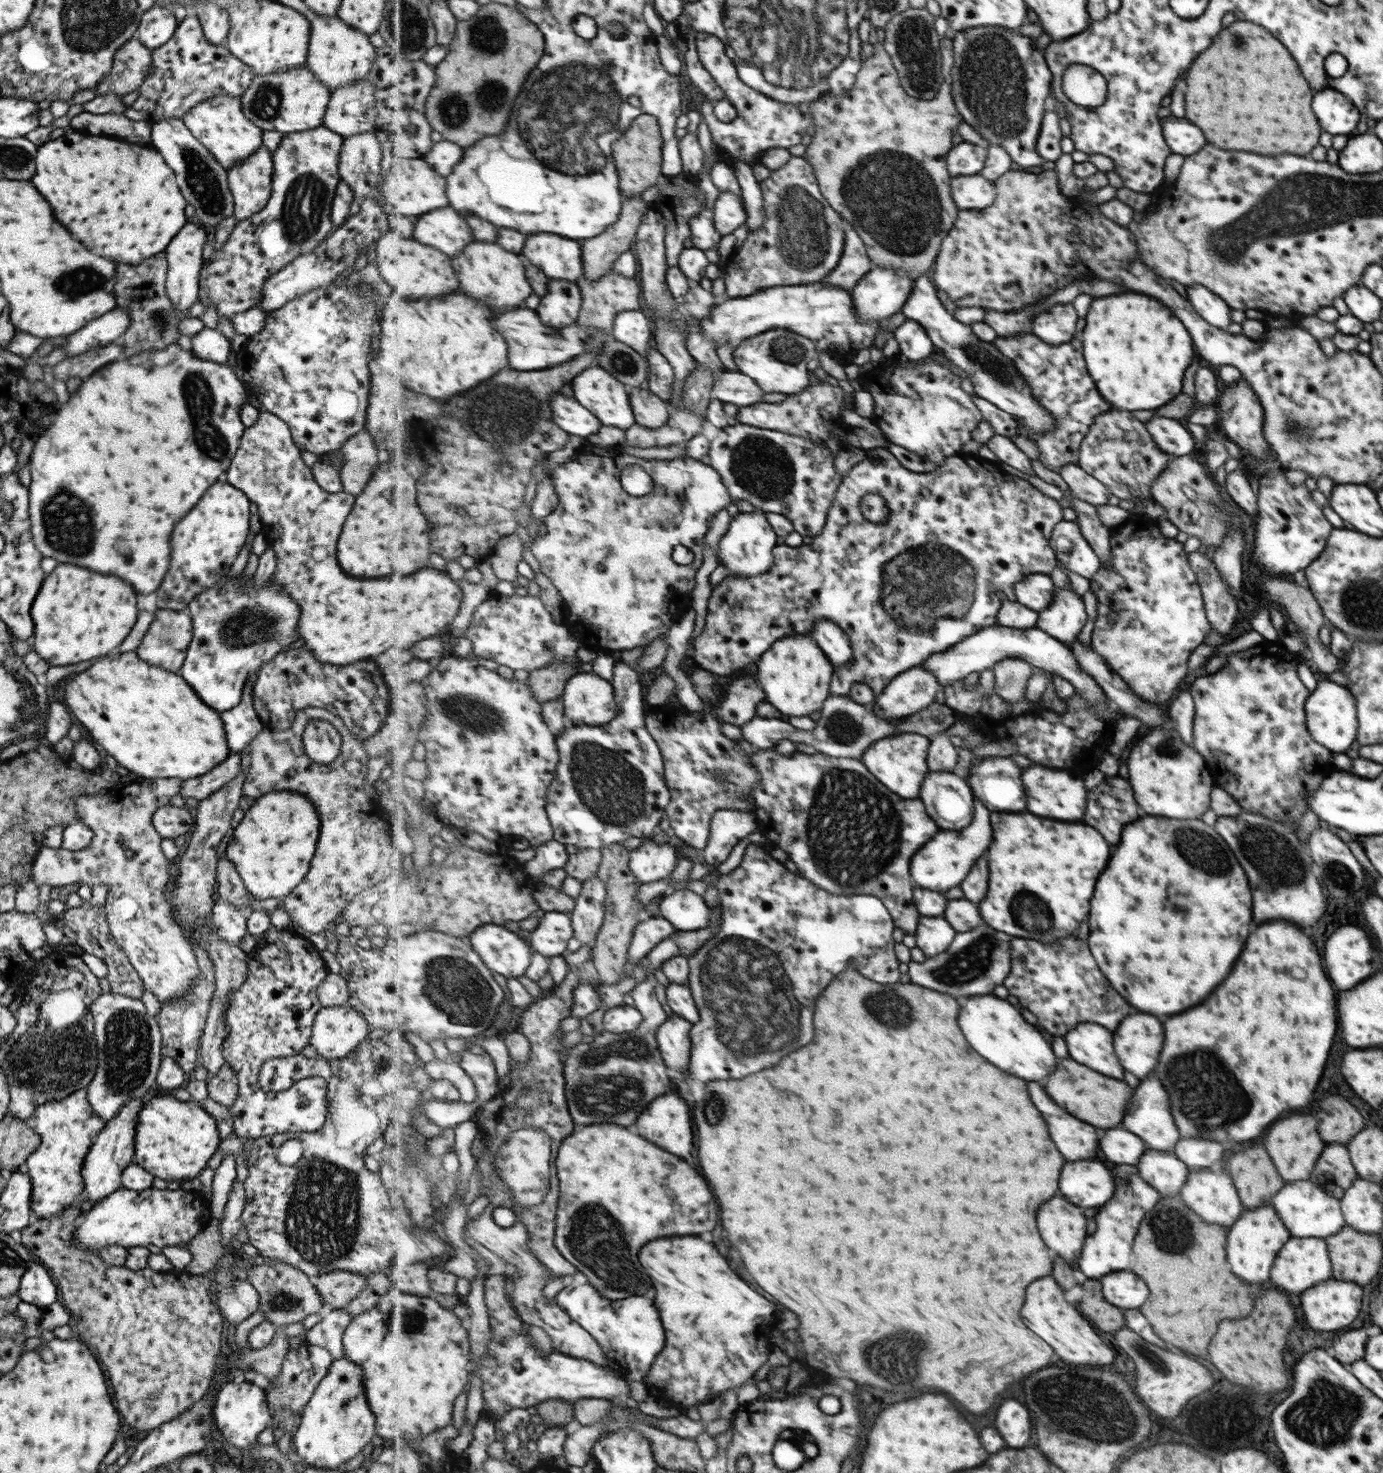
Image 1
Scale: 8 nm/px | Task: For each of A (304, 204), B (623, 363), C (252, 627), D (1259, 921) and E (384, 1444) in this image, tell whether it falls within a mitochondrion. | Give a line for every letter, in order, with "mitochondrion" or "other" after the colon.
A: mitochondrion
B: mitochondrion
C: mitochondrion
D: other
E: other

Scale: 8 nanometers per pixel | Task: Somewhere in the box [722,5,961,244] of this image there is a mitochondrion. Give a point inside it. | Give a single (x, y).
(913, 39)

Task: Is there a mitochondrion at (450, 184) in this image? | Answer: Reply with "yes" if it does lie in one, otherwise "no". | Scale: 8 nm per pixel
no

